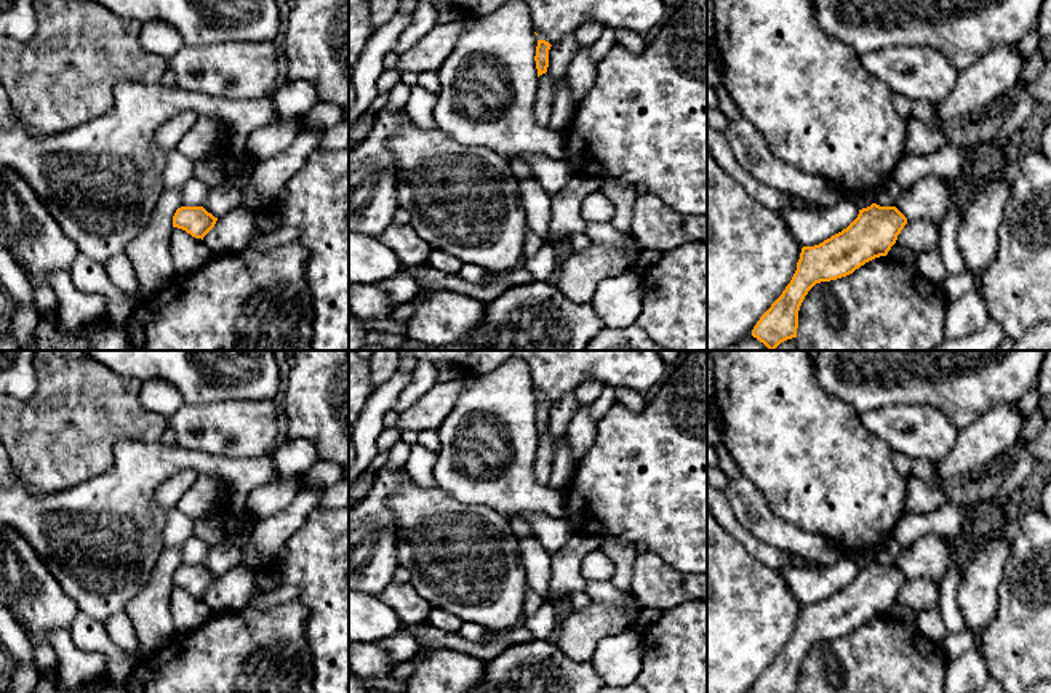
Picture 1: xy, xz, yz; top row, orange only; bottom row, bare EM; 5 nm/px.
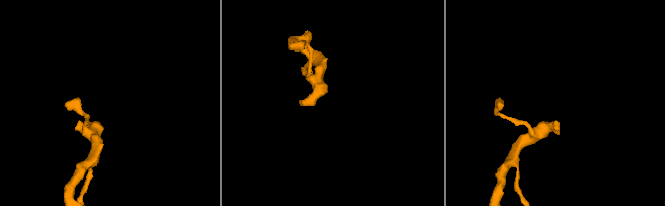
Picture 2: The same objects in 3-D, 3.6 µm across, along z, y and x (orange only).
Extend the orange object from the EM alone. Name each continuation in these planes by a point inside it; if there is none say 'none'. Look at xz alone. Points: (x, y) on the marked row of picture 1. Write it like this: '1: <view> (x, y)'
none

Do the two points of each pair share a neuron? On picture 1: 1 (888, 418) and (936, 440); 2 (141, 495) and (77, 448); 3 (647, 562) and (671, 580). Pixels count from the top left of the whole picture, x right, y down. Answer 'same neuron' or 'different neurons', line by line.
1: same neuron
2: different neurons
3: same neuron

